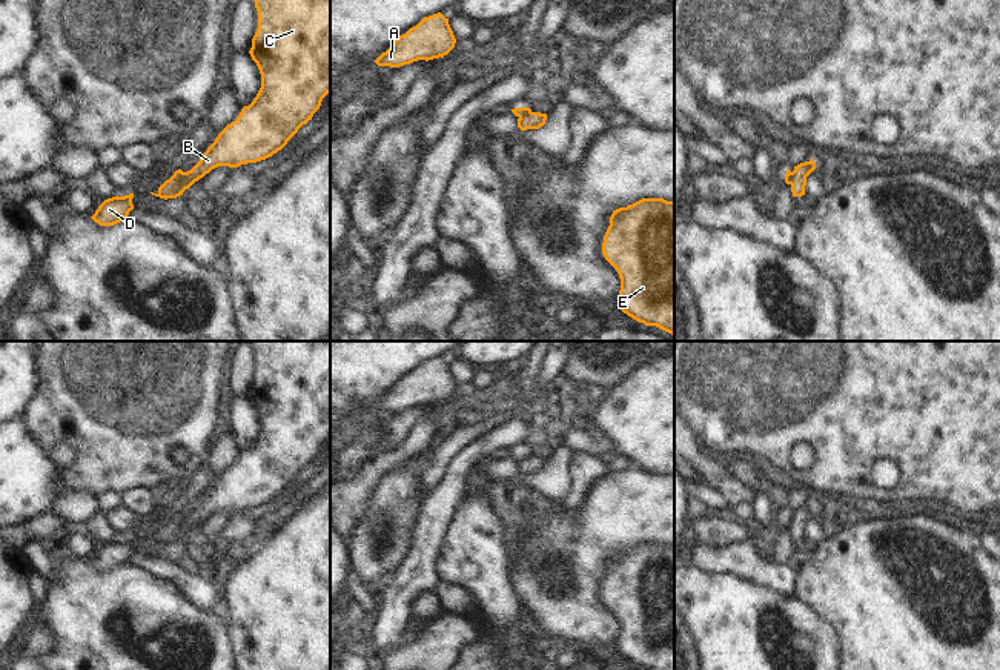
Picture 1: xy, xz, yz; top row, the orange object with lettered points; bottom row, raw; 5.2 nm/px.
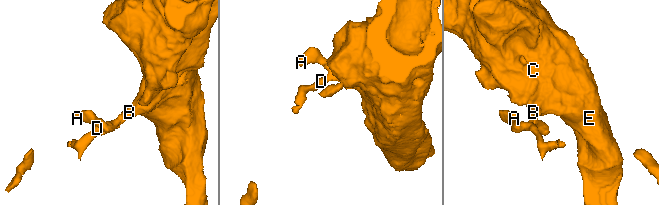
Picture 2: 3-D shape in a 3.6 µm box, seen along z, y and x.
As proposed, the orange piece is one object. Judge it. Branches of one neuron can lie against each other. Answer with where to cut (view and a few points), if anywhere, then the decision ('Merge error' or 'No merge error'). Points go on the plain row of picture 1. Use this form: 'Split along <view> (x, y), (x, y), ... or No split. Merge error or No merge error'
Split along xy (185, 517), (171, 541). Merge error.

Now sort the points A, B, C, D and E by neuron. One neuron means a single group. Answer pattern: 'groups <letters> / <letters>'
groups A D / B C E

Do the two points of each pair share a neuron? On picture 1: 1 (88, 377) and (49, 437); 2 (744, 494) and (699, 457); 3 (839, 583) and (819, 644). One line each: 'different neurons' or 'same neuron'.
1: same neuron
2: same neuron
3: different neurons

